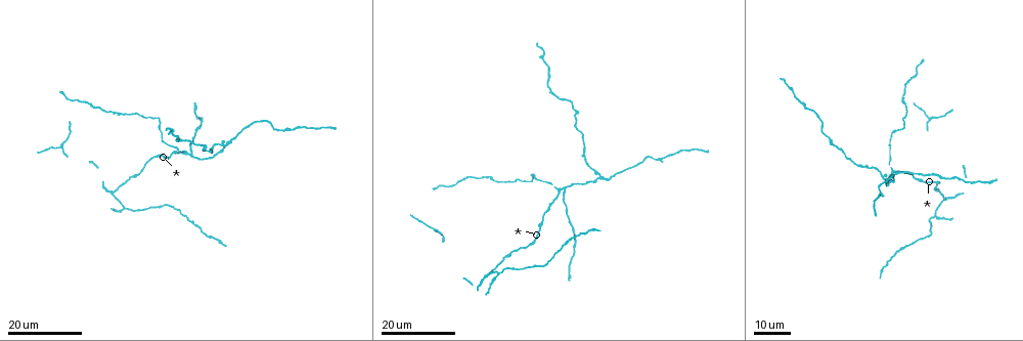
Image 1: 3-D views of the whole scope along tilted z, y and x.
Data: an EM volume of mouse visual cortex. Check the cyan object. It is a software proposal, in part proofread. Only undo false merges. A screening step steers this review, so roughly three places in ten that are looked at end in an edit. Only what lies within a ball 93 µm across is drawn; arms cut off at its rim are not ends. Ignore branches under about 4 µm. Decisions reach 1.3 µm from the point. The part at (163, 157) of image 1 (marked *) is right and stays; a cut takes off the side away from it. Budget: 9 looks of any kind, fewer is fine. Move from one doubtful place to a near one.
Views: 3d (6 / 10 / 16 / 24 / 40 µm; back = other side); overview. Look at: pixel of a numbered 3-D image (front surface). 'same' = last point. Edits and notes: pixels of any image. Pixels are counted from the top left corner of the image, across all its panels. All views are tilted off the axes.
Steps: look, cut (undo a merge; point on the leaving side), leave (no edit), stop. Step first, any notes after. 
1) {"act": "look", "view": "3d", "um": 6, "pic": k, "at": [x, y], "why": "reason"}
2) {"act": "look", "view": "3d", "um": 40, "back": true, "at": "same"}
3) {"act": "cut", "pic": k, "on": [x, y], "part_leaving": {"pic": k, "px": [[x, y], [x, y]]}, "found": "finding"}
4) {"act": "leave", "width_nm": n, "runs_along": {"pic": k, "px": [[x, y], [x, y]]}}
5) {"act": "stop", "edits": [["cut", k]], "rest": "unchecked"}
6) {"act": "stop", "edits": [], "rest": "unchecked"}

{"act": "look", "view": "3d", "um": 24, "pic": 1, "at": [113, 194], "why": "arms part here"}

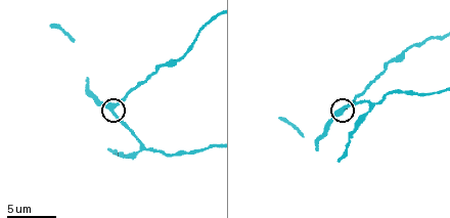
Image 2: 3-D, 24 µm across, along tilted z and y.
{"act": "look", "view": "3d", "um": 10, "pic": 2, "at": [337, 111], "why": "closer look"}

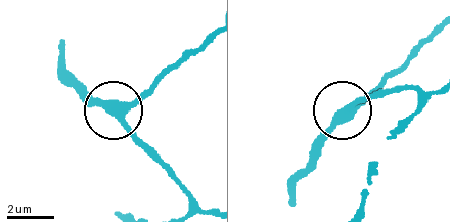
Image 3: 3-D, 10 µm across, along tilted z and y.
{"act": "leave", "side_arm_um": 40, "runs_along": {"pic": 3, "px": [[208, 45], [131, 102], [116, 107], [80, 97]]}, "found": "continuous, no second neuron"}

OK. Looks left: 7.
{"act": "look", "view": "3d", "um": 6, "pic": 2, "at": [403, 49], "why": "sudden change in width"}

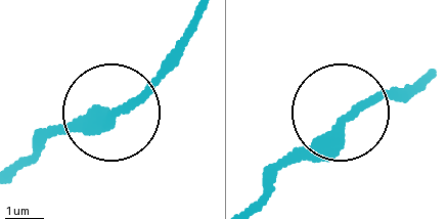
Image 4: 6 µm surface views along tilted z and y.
{"act": "leave", "runs_along": {"pic": 4, "px": [[431, 82], [417, 94], [359, 101], [275, 176]]}, "found": "continuous, no second neuron"}

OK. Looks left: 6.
{"act": "look", "view": "3d", "um": 24, "pic": 1, "at": [191, 156], "why": "arms part here"}

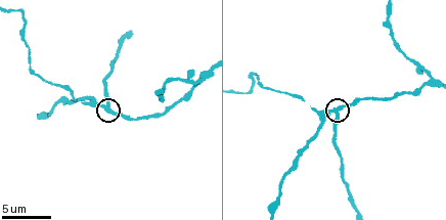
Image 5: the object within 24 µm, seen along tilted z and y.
{"act": "look", "view": "3d", "um": 10, "pic": 5, "at": [335, 114]}

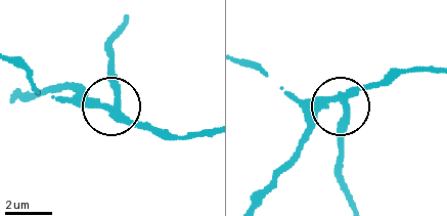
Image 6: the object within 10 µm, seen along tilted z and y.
{"act": "look", "view": "3d", "um": 6, "pic": 6, "at": [344, 103]}

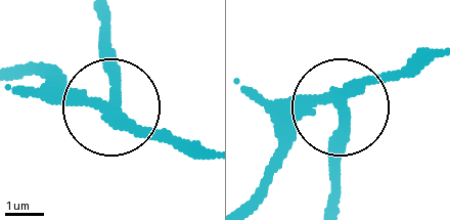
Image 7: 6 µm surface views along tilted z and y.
{"act": "cut", "pic": 7, "on": [109, 71], "arms": 3, "part_leaving": {"pic": 7, "px": [[113, 115], [101, 14]]}, "found": "two neurons meet here"}

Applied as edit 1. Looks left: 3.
{"act": "look", "view": "3d", "um": 10, "pic": 5, "at": [431, 78], "why": "two arms in line, one across"}

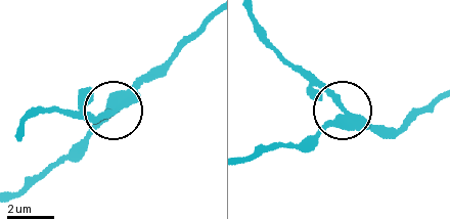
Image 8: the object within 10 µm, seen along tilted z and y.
{"act": "look", "view": "3d", "um": 6, "pic": 8, "at": [348, 114], "why": "closer look"}

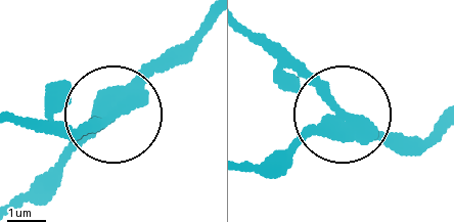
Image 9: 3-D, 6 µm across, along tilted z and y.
{"act": "cut", "pic": 9, "on": [318, 90], "width_nm": 370, "part_leaving": {"pic": 9, "px": [[355, 128], [246, 33]]}, "found": "a second neuron is stuck on"}

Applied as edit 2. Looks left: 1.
{"act": "look", "view": "3d", "um": 16, "pic": 2, "at": [145, 148], "why": "arms part here"}

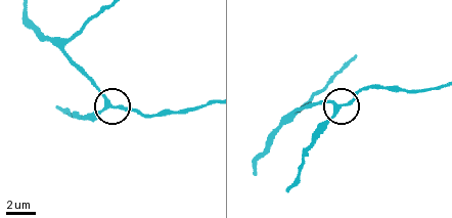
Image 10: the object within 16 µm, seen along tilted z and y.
{"act": "leave", "side_arm_um": 7, "arms": 3, "found": "continuous, no second neuron"}

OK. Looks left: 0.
{"act": "stop", "edits": [["cut", 7], ["cut", 9]], "rest": "unchecked"}

